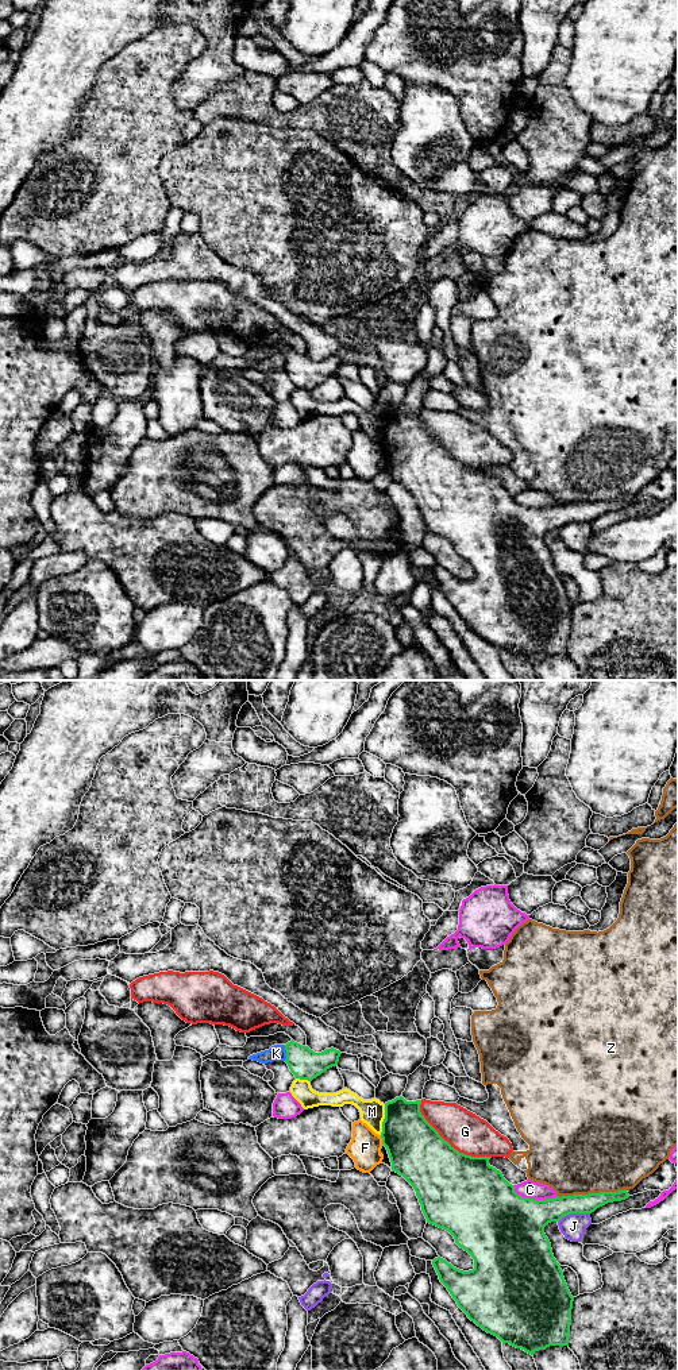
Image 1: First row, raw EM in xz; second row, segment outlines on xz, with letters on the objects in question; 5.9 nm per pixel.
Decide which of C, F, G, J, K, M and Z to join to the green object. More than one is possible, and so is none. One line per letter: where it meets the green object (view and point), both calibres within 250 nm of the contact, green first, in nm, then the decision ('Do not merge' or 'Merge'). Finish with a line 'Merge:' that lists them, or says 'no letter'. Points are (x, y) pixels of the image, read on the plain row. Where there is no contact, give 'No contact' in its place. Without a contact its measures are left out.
C: Touches green at xz (534, 508). Thickness 440 nm (green) against 110 nm. Do not merge
F: Touches green at xz (382, 448). Thickness 340 nm (green) against 190 nm. Do not merge
G: Touches green at xz (446, 450). Thickness 400 nm (green) against 240 nm. Do not merge
J: Touches green at xz (573, 521). Thickness 200 nm (green) against 150 nm. Do not merge
K: Touches green at xz (287, 362). Thickness 180 nm (green) against 100 nm. Do not merge
M: Touches green at xz (384, 428). Thickness 320 nm (green) against 140 nm. Do not merge
Z: Touches green at xz (592, 502). Thickness 140 nm (green) against 500 nm. Do not merge
Merge: no letter

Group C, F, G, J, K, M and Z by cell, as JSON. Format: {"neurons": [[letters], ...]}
{"neurons": [["C"], ["F"], ["G"], ["J"], ["K", "M"], ["Z"]]}

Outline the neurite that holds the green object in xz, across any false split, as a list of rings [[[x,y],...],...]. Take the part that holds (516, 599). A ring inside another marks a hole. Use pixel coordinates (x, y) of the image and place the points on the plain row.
[[[402,405],[385,412],[381,447],[392,479],[413,495],[427,532],[448,540],[455,552],[474,568],[474,578],[463,580],[440,566],[435,567],[432,574],[440,591],[467,626],[488,642],[497,645],[502,653],[509,652],[531,664],[550,655],[569,655],[574,606],[567,597],[560,574],[554,567],[544,536],[551,530],[559,530],[566,524],[592,522],[608,512],[625,509],[629,506],[628,501],[624,498],[546,509],[521,506],[502,482],[489,474],[492,466],[466,464],[444,449],[421,424],[420,413],[421,409],[407,410]]]

